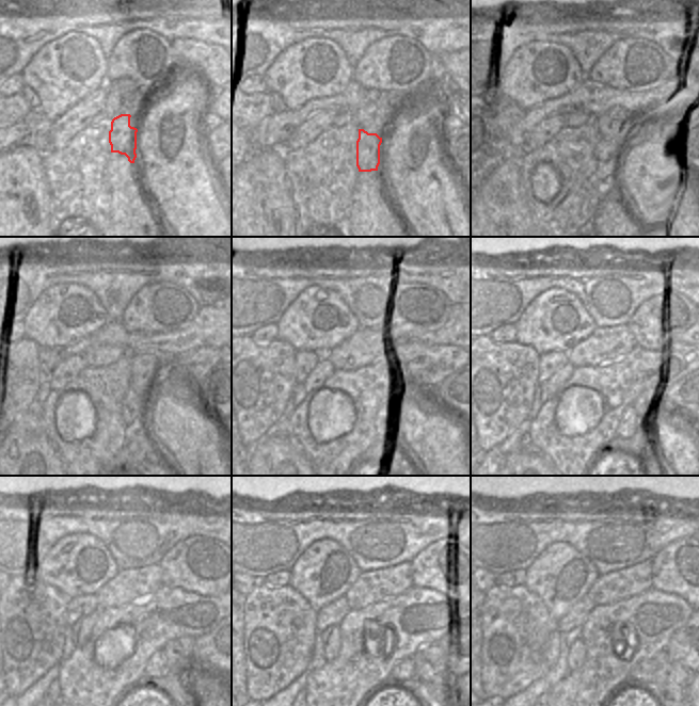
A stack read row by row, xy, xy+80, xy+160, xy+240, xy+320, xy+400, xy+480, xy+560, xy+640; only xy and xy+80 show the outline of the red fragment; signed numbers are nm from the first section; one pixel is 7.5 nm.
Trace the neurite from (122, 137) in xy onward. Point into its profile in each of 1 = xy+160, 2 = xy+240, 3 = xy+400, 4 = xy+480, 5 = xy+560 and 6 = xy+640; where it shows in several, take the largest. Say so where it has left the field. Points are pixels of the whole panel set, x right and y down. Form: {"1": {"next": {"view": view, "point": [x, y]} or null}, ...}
{"1": {"next": {"view": "xy+160", "point": [607, 159]}}, "2": {"next": {"view": "xy+240", "point": [133, 406]}}, "3": {"next": {"view": "xy+400", "point": [629, 423]}}, "4": {"next": {"view": "xy+480", "point": [156, 667]}}, "5": {"next": {"view": "xy+560", "point": [403, 670]}}, "6": {"next": {"view": "xy+640", "point": [641, 673]}}}

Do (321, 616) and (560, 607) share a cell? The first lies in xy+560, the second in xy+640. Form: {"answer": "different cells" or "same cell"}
{"answer": "different cells"}

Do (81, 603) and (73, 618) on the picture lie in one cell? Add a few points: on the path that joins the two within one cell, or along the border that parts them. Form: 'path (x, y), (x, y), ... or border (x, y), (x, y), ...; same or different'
path (79, 606), (74, 614); same

